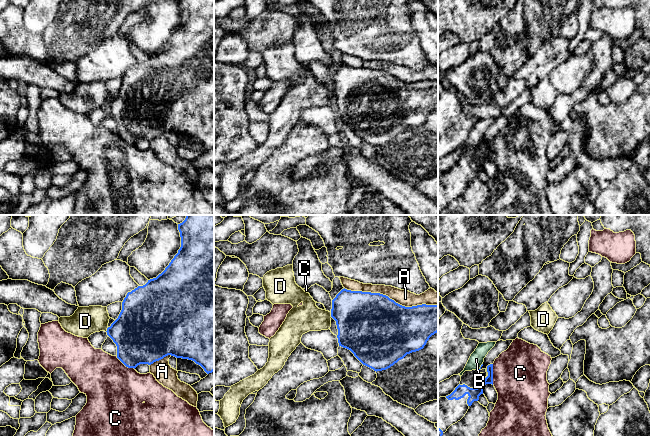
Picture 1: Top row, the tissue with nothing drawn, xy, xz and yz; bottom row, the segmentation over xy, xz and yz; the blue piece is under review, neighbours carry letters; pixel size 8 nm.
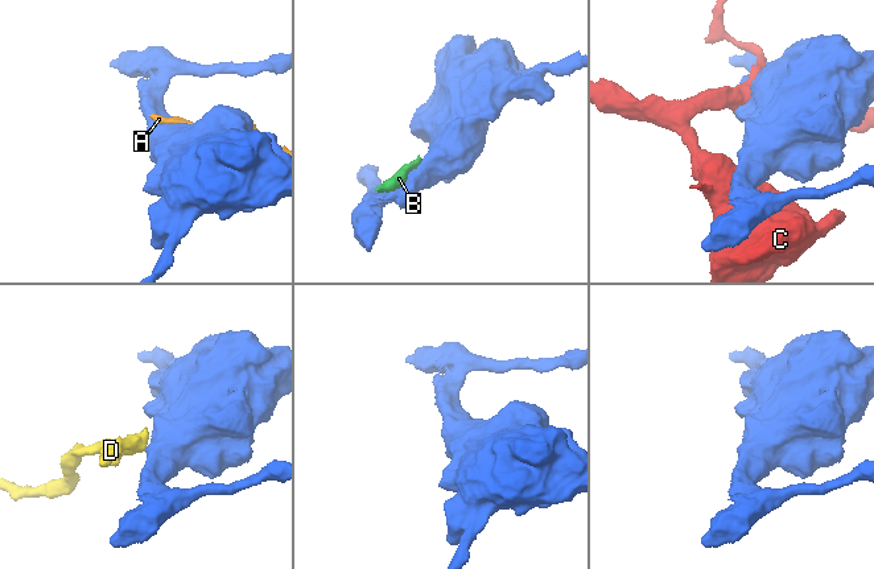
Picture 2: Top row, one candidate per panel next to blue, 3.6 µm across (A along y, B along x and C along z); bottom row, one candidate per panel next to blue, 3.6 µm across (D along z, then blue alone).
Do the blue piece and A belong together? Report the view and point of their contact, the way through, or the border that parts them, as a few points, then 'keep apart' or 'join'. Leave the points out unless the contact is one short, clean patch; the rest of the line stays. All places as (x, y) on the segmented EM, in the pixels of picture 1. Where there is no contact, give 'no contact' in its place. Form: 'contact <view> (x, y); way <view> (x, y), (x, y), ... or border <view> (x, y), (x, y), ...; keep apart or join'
contact xz (391, 299); keep apart

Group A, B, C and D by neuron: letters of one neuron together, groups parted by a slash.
A B / C / D

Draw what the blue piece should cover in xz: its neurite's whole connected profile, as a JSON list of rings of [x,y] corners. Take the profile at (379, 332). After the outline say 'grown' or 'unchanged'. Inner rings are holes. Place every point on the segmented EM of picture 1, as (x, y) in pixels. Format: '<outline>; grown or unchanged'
[[[345,288],[332,300],[331,317],[336,321],[339,346],[350,350],[363,365],[376,372],[386,370],[407,354],[423,349],[429,338],[438,332],[438,305],[405,307],[380,293]]]; unchanged

